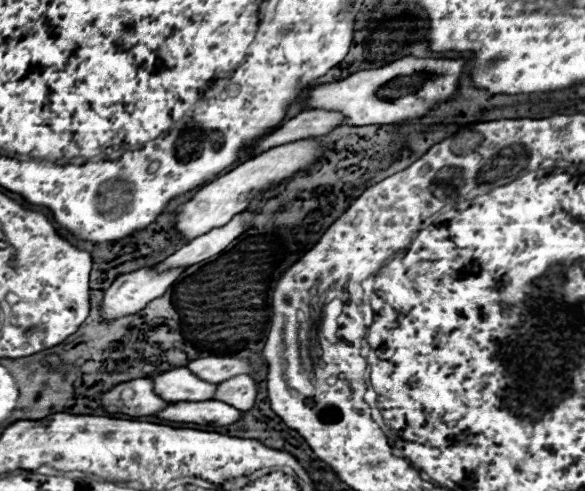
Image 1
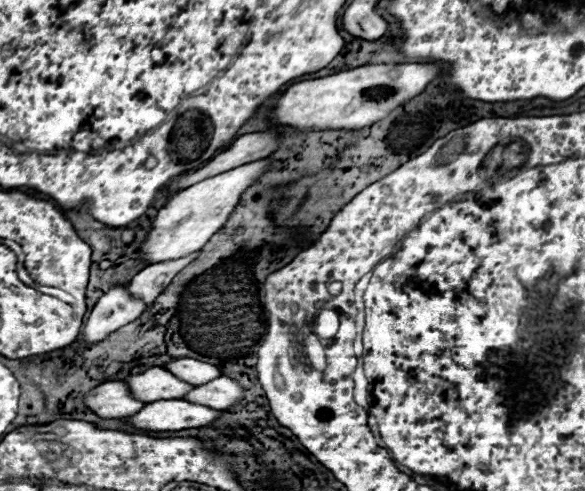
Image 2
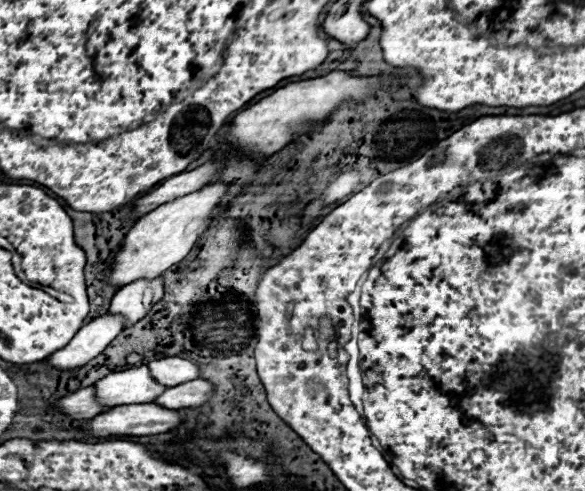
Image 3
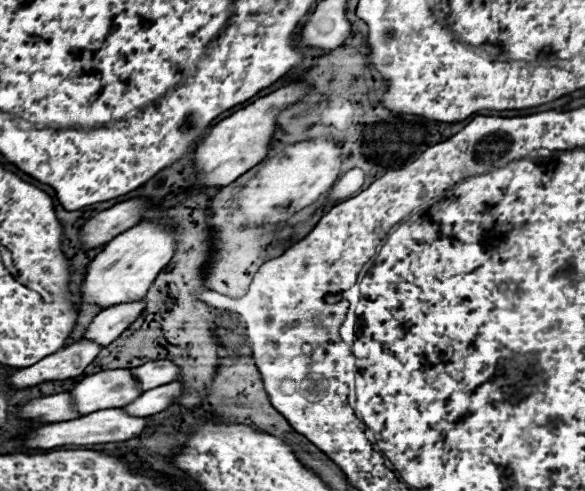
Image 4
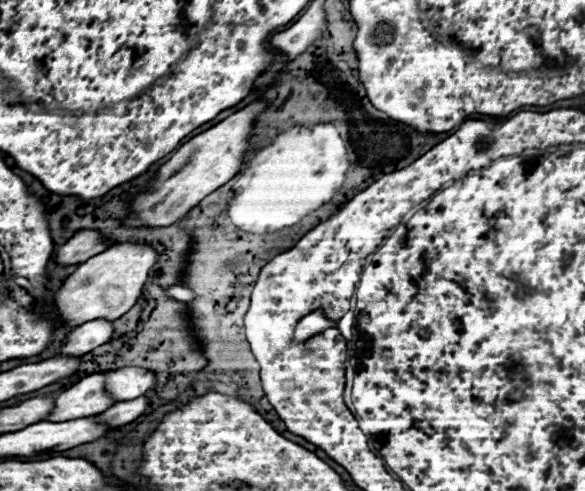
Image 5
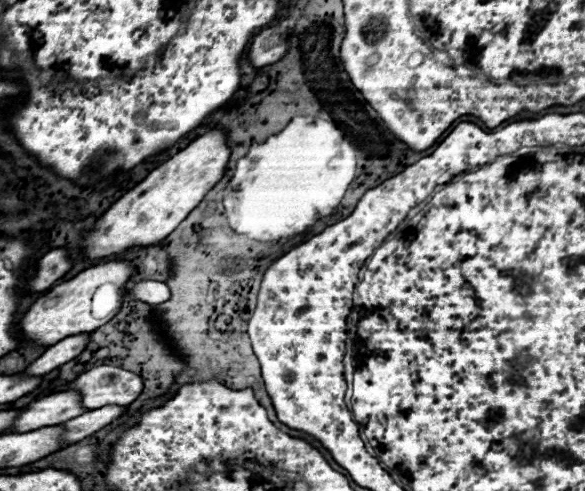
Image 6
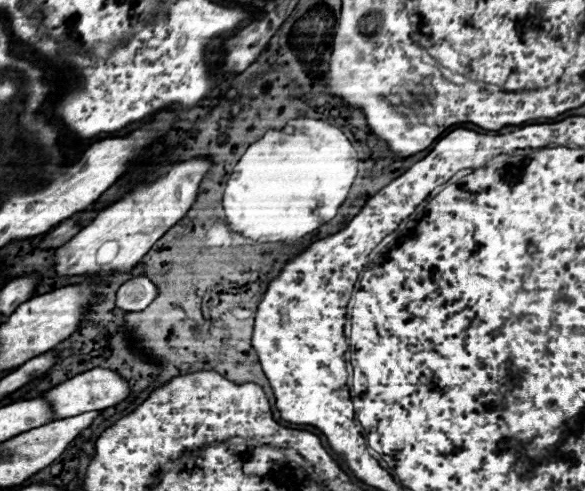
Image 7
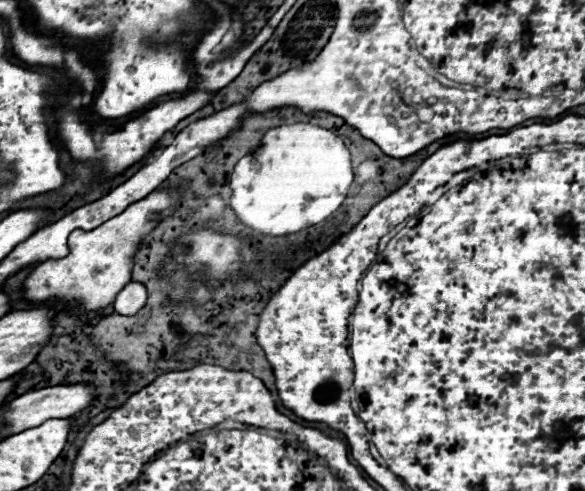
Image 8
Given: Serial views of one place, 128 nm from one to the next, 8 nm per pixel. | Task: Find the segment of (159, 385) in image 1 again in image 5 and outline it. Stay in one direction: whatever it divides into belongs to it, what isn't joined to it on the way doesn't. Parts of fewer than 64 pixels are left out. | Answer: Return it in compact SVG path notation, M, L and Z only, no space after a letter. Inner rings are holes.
M90 374L82 378L72 388L56 396L56 406L48 416L50 422L62 422L64 418L84 418L90 414L100 414L114 406L114 400L106 392L106 374Z

